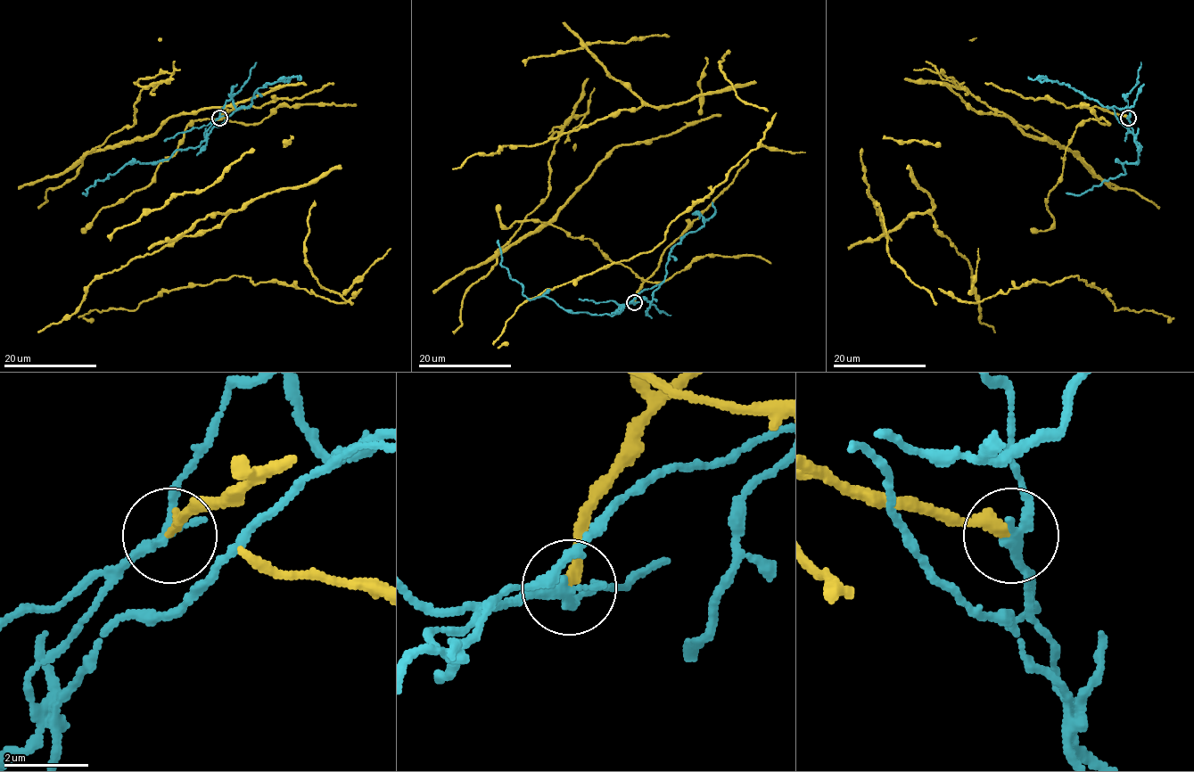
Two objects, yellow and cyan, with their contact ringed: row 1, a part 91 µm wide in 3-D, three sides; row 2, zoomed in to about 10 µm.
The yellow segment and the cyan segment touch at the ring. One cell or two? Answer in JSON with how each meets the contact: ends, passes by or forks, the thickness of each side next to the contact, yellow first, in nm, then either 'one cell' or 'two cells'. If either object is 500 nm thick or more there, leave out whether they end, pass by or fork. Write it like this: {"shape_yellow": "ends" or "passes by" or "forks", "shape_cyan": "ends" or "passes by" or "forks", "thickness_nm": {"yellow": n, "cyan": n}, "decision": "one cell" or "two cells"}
{"shape_yellow": "ends", "shape_cyan": "passes by", "thickness_nm": {"yellow": 240, "cyan": 240}, "decision": "two cells"}

